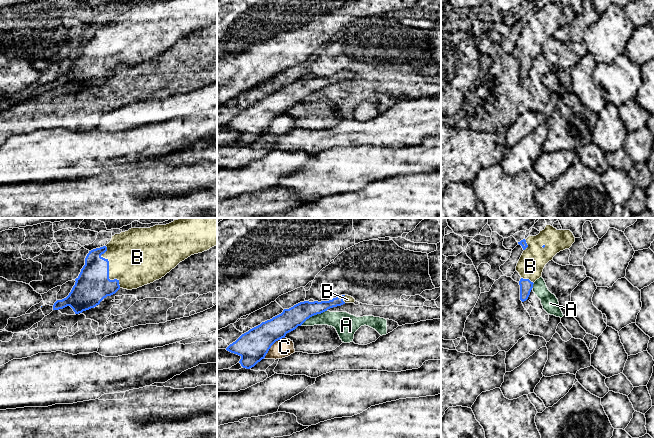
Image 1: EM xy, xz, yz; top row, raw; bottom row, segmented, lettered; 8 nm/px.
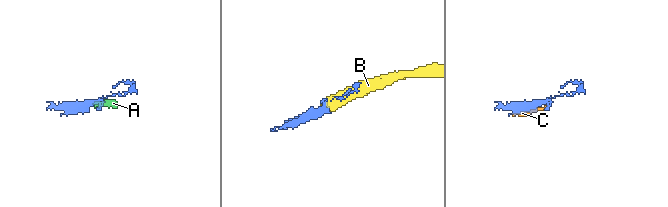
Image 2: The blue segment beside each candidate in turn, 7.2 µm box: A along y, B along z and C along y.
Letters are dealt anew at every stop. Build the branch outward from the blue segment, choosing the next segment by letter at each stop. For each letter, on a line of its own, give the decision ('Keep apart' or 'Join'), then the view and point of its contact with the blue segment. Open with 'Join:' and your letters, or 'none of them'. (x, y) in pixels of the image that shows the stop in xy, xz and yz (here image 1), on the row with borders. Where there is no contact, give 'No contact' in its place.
Join: B
A: Keep apart. Touches blue at xz (313, 315)
B: Join. Touches blue at xy (108, 269)
C: Keep apart. Touches blue at xz (271, 345)

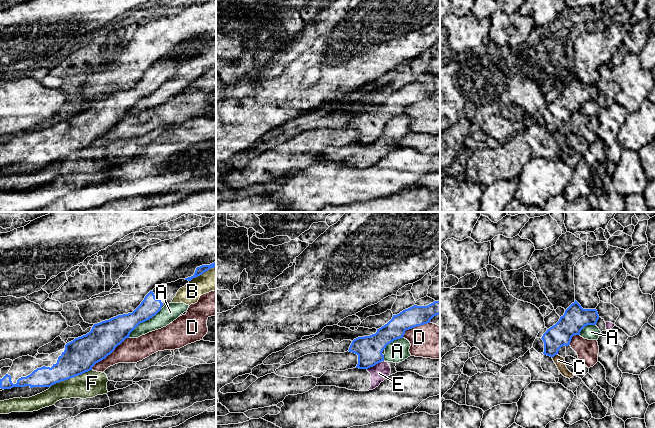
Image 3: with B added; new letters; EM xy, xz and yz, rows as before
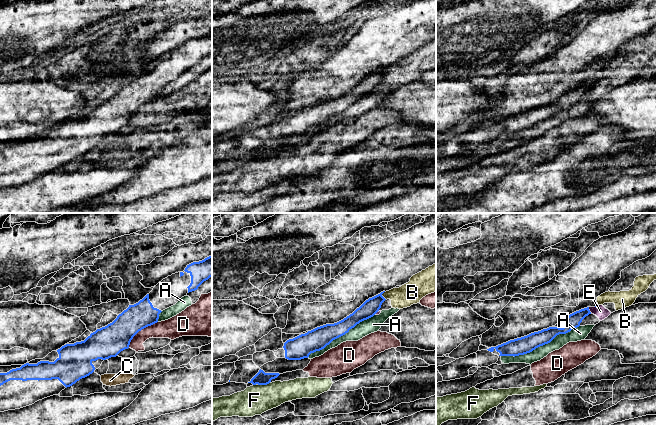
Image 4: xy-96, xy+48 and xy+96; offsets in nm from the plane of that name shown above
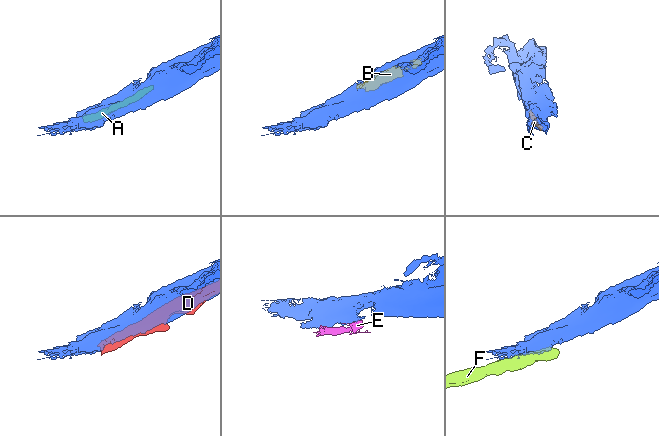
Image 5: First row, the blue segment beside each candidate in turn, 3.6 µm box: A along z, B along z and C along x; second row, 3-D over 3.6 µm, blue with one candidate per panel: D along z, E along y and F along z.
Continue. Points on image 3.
Join: none of them
A: Keep apart. Touches blue at xy (143, 321)
B: Keep apart. Touches blue at xy (202, 273)
C: Keep apart. Touches blue at yz (554, 355)
D: Keep apart. Touches blue at xy (109, 354)
E: Keep apart. Touches blue at xz (374, 365)
F: Keep apart. Touches blue at xy (70, 377)

